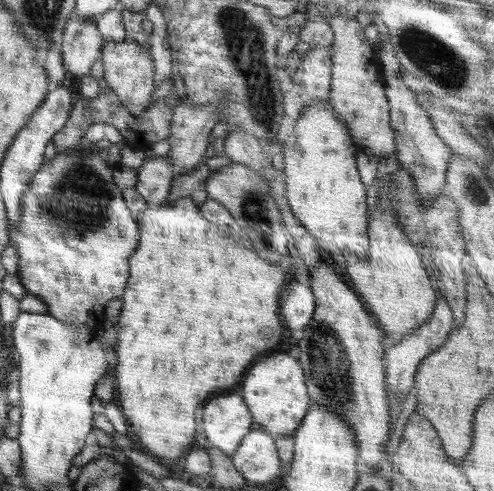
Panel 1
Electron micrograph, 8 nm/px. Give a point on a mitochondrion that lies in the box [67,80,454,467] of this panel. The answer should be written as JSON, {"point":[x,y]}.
{"point":[330,368]}

